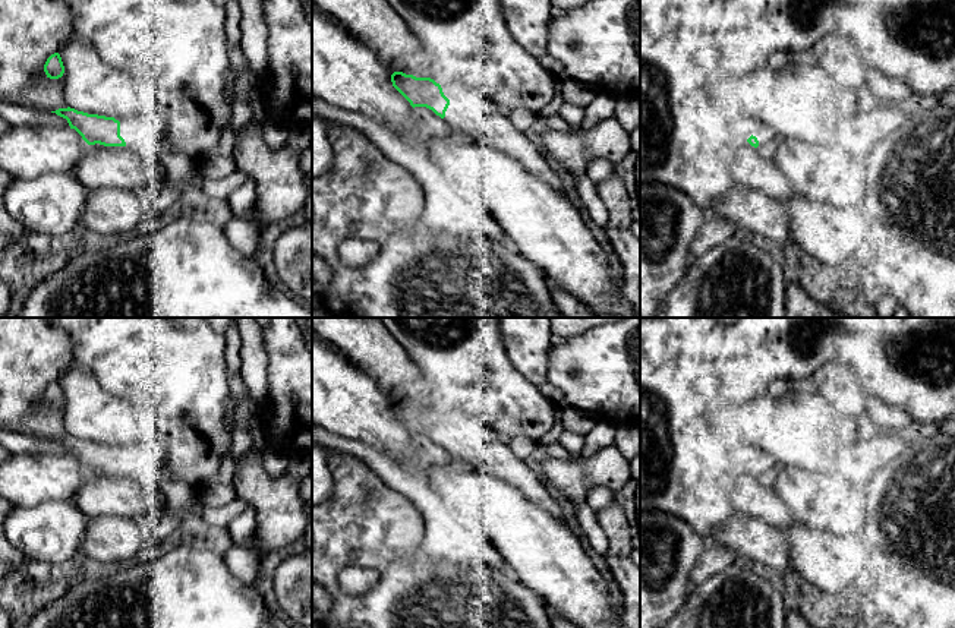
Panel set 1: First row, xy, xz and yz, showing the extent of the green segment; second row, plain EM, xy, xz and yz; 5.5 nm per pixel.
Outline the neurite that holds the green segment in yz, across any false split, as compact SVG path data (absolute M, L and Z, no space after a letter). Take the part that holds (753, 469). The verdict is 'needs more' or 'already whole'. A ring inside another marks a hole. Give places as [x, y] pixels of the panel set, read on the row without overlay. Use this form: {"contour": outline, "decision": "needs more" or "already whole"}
{"contour": "M754 448L751 452L751 464L747 467L747 470L757 476L768 470L770 470L775 466L775 458L769 454L763 452L760 448Z", "decision": "needs more"}

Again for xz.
{"contour": "M403 400L391 403L393 414L415 435L426 435L456 458L483 467L523 492L538 506L562 520L561 508L549 495L539 476L516 457L507 441L488 427L450 429L439 411Z", "decision": "needs more"}

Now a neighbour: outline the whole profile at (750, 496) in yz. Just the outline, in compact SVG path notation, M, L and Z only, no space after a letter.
M747 476L741 479L729 498L734 509L744 515L760 518L770 527L785 530L795 523L789 508L779 495L754 477Z

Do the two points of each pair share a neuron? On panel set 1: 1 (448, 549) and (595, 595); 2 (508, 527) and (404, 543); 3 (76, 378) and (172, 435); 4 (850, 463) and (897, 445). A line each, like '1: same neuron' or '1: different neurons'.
1: different neurons
2: different neurons
3: different neurons
4: same neuron

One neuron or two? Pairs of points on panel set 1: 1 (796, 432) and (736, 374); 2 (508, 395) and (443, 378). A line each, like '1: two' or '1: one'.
1: two
2: one

